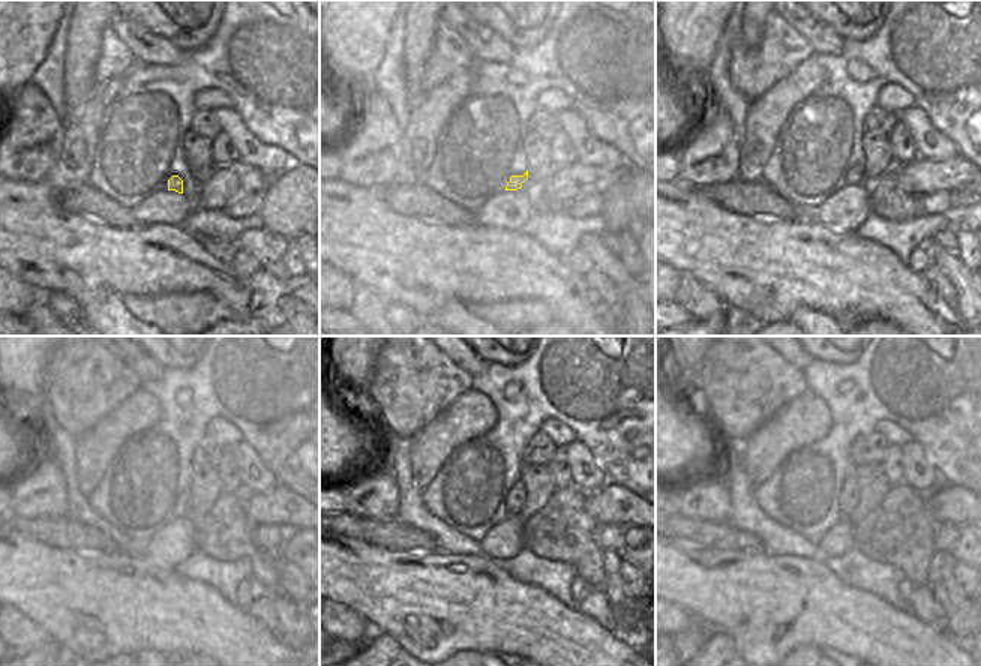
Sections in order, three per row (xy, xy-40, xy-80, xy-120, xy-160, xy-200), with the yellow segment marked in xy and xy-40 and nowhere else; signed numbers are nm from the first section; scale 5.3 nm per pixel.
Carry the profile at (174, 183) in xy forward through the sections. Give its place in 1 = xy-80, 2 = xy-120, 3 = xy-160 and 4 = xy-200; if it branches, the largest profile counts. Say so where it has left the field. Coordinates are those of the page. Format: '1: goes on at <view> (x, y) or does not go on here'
1: goes on at xy-80 (855, 174)
2: goes on at xy-120 (182, 503)
3: goes on at xy-160 (515, 501)
4: goes on at xy-200 (849, 494)

